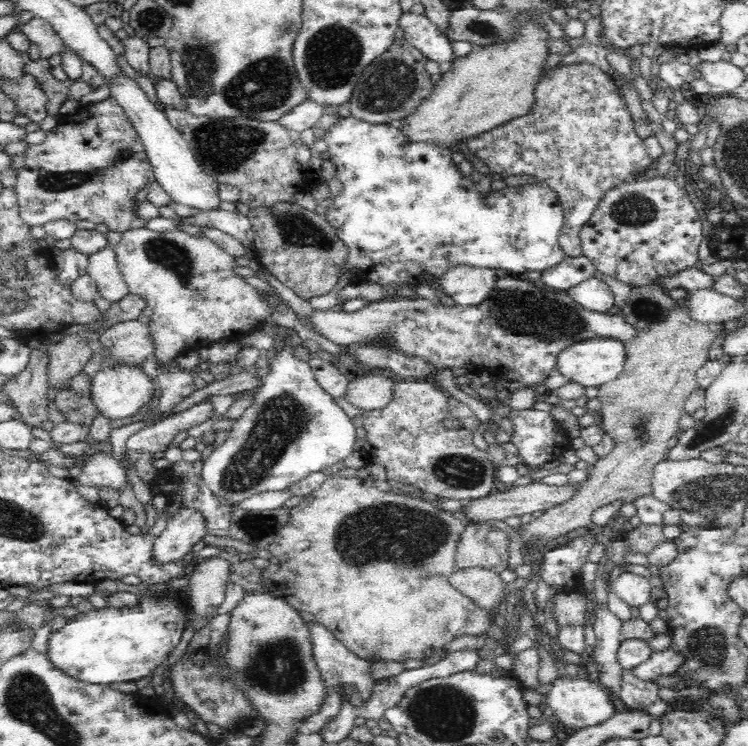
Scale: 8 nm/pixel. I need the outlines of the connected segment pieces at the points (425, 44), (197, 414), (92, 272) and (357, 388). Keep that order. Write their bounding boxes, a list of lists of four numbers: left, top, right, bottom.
[[399,12,454,63],[126,399,216,456],[87,246,129,302],[344,376,395,410]]

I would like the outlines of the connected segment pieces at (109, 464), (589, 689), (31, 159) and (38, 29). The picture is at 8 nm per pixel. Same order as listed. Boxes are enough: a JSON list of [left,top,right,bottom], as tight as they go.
[[76,452,126,494],[523,677,616,728],[14,97,155,232],[19,17,67,58]]

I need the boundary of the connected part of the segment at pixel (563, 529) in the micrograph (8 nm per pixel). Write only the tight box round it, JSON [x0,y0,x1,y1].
[522,300,725,540]

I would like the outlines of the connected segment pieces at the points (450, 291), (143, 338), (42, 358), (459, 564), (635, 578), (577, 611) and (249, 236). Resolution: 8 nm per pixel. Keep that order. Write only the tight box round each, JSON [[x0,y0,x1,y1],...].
[[441,265,498,306],[82,320,155,375],[1,349,48,427],[456,522,508,573],[612,570,653,608],[553,592,591,628],[180,209,255,246]]

